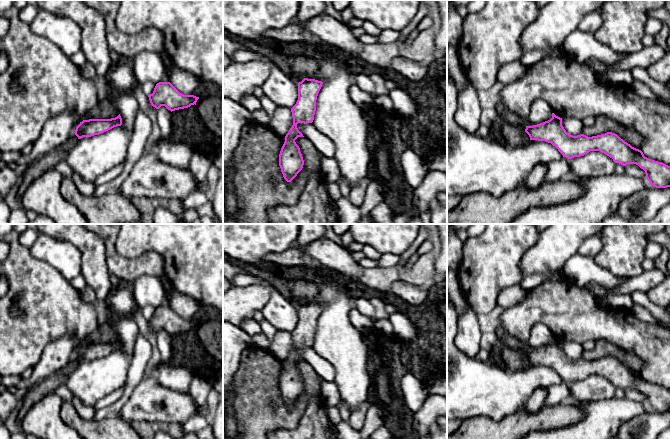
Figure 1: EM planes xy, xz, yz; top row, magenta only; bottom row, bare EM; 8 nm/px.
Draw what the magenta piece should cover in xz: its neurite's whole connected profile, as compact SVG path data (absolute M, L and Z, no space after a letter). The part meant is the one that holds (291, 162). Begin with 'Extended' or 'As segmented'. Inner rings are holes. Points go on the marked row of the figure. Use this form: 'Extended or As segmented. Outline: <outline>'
As segmented. Outline: M304 78L298 83L298 100L291 108L293 125L285 136L285 142L279 154L279 166L284 179L291 182L302 170L304 160L295 140L304 137L298 130L298 123L312 123L316 111L316 100L323 82Z

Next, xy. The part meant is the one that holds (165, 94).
As segmented. Outline: M170 82L156 84L152 94L148 95L150 103L156 109L165 106L168 110L175 111L196 105L199 97L180 93Z

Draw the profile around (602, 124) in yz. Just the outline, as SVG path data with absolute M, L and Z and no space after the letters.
M605 116L595 118L595 122L591 127L584 126L582 134L592 137L607 132L617 134L625 142L639 150L641 150L644 144L644 138L639 133Z

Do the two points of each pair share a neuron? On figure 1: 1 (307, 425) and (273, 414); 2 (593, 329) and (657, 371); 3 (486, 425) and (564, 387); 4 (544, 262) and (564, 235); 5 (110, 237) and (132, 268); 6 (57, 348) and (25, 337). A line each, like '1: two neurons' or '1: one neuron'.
1: two neurons
2: one neuron
3: two neurons
4: one neuron
5: one neuron
6: two neurons

